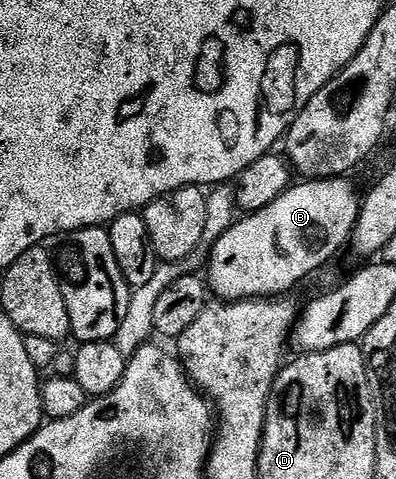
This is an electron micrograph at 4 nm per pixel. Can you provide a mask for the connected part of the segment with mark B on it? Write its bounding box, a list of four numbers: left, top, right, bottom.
[206,176,362,301]

